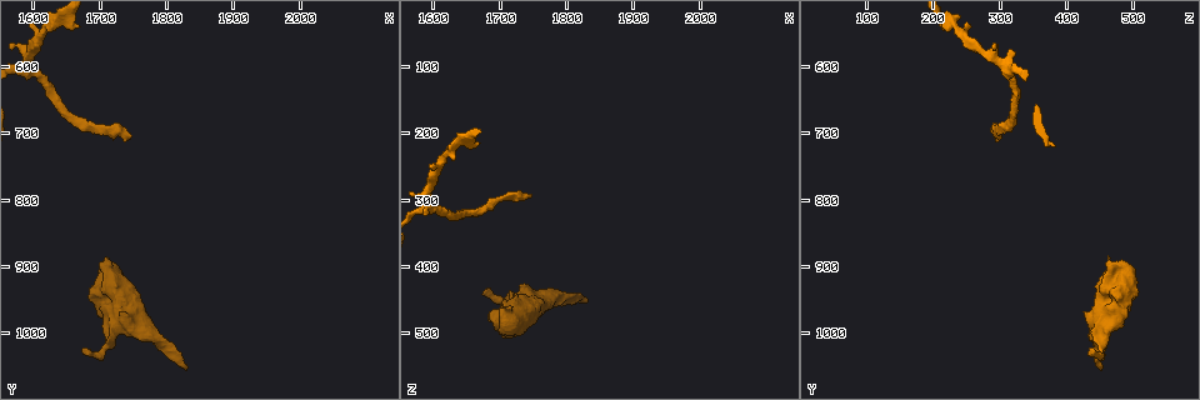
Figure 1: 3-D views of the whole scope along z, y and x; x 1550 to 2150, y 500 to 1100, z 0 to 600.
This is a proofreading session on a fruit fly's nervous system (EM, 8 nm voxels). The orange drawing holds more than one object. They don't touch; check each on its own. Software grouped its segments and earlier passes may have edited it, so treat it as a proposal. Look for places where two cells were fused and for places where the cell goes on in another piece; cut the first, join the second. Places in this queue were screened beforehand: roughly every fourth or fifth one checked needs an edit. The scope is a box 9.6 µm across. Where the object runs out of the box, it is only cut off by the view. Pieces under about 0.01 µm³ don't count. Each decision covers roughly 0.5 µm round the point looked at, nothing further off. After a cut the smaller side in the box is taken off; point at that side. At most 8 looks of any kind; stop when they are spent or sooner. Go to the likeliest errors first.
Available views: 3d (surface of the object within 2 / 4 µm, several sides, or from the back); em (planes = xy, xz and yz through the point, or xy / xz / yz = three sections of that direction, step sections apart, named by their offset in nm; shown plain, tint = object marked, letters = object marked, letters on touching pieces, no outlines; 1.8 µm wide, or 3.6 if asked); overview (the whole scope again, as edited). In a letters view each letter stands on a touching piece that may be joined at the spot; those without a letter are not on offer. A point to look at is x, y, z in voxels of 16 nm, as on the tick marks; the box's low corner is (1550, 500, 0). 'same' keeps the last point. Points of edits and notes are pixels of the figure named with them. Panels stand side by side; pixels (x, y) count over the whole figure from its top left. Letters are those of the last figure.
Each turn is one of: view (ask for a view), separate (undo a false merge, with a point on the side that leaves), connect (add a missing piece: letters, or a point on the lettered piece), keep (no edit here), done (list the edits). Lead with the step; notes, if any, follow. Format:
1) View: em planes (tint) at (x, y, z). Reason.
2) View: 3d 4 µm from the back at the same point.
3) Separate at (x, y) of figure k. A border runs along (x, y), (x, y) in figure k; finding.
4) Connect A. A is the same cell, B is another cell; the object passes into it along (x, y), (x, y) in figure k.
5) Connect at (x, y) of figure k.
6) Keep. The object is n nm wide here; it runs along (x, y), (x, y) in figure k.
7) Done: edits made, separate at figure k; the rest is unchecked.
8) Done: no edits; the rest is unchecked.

View: em xz step 4 (letters) at (1745, 710, 295). An open end.

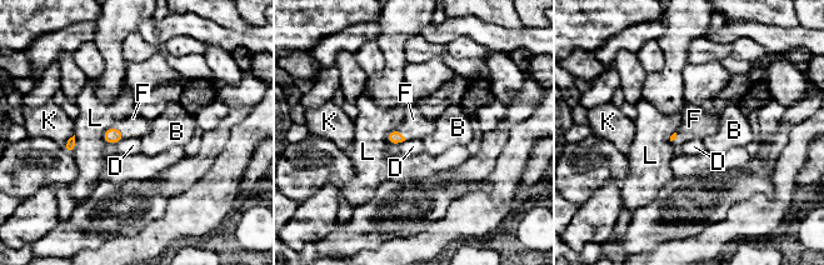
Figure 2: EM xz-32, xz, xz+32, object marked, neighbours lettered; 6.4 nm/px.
View: em xy step 8 (letters) at the same point. Cut it another way.

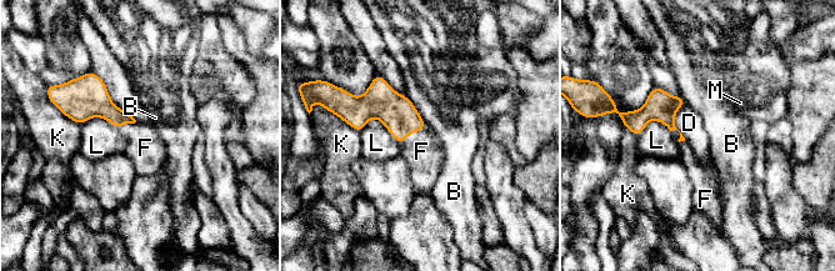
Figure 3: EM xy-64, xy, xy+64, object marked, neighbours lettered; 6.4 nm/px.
Connect F. F is the same cell, B, D, K, L and M are other cells; the object passes into it along (398, 114), (413, 131), (421, 151) in figure 3; the cell continues.

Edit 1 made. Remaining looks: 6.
View: em planes (letters) at (1670, 540, 215). Thin end.

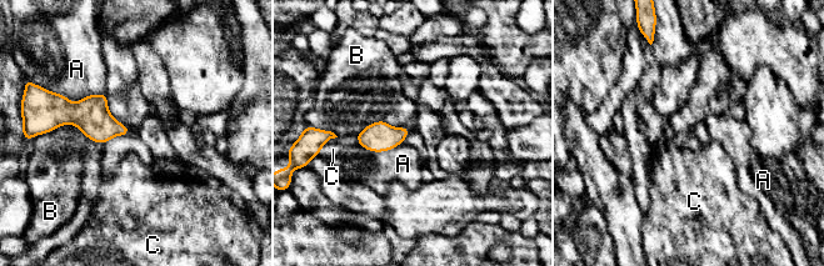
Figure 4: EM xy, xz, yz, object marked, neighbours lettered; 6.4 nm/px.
Keep. The object is 140 nm wide here; A, B and C are other cells; a border runs along (55, 93), (71, 101), (105, 94) in figure 4; no lettered piece goes on from it.

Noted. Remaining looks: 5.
View: em xy step 16 (tint) at (1590, 600, 310). Three arms meet.

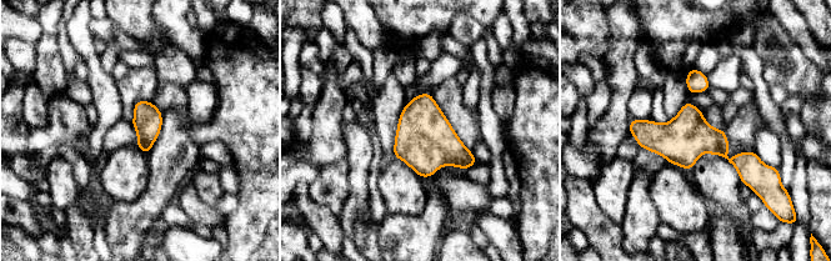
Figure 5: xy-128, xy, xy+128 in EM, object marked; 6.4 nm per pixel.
View: em planes (letters) at the same point. Cut it another way.

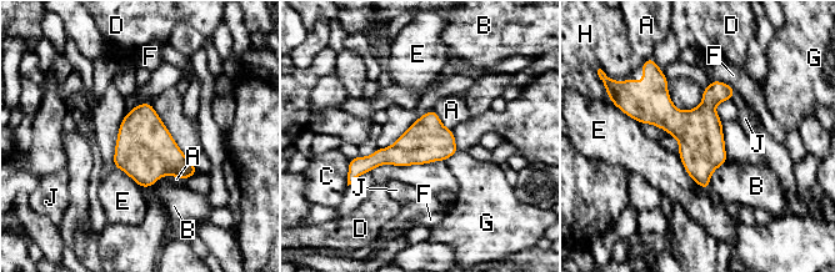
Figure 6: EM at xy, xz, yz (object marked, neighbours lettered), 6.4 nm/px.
Keep. The object is 280 nm wide here; A, B, C, D, E, F, G, H and J are other cells; a border runs along (678, 154), (684, 170), (706, 191) in figure 6; one cell here.

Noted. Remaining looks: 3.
Done: edits made, connect at figure 3; the rest is unchecked.

